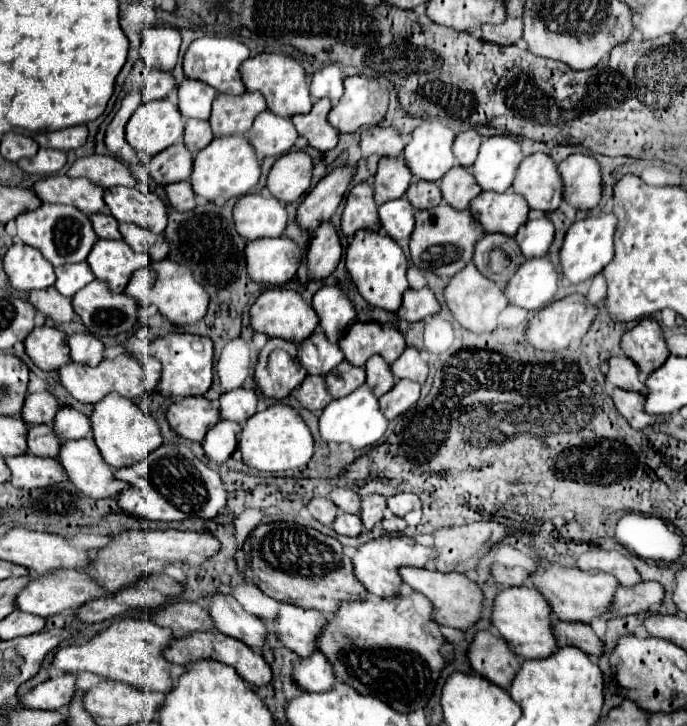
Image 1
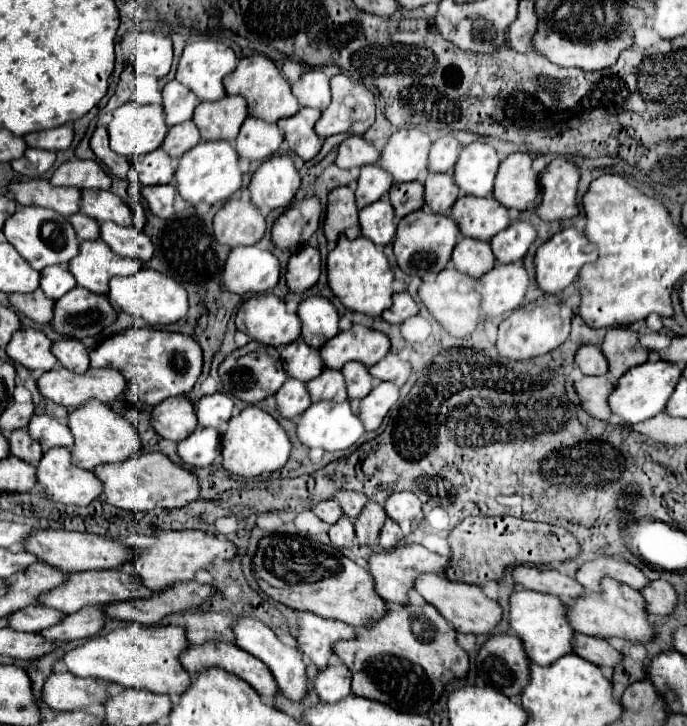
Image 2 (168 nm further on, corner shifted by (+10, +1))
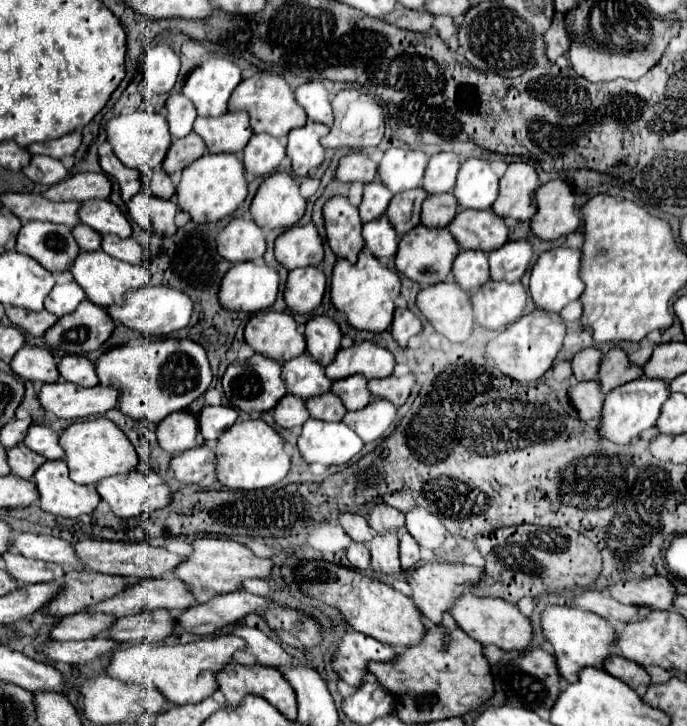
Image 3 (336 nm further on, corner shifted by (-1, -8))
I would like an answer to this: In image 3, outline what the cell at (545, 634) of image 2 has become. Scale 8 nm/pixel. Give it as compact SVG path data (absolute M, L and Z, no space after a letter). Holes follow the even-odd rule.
M547 606L541 616L541 626L545 638L551 642L557 658L557 666L561 676L567 682L579 680L579 672L585 666L599 666L603 668L603 662L611 656L611 648L617 640L617 630L601 616L581 610L581 608L569 608L569 606Z

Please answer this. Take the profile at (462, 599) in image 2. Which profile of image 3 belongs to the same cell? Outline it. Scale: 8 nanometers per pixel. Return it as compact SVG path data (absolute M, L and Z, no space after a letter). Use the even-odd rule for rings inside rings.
M467 592L465 596L461 596L453 608L451 608L451 616L457 620L459 628L471 636L473 640L481 642L483 646L495 644L501 650L517 650L523 652L531 638L533 638L533 626L531 620L519 612L519 608L515 604L503 602L501 598L479 598L473 596L471 592Z

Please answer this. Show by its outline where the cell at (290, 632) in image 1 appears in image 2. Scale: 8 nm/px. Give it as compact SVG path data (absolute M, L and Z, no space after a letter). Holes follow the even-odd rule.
M298 613L298 649L320 669L330 663L330 645L338 639L352 639L354 627L336 621L316 617L314 613Z

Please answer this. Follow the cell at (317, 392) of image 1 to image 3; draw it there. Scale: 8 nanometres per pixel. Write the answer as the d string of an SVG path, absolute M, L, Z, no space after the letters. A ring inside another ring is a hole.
M285 394L283 400L279 400L279 404L273 408L273 420L281 428L303 426L303 422L307 418L309 418L309 412L307 412L303 400L293 394Z

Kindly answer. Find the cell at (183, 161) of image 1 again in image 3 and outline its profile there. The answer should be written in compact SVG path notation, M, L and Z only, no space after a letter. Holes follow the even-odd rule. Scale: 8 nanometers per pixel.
M157 168L153 172L153 178L151 178L151 184L149 186L151 186L153 196L163 198L163 200L171 200L173 194L175 194L175 186L173 186L171 178L163 172L163 168Z

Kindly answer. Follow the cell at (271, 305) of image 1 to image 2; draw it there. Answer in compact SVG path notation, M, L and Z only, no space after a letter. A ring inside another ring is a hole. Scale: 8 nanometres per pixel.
M258 293L246 299L236 315L238 331L248 333L264 345L288 345L300 337L302 323L296 313L288 313L280 297Z

